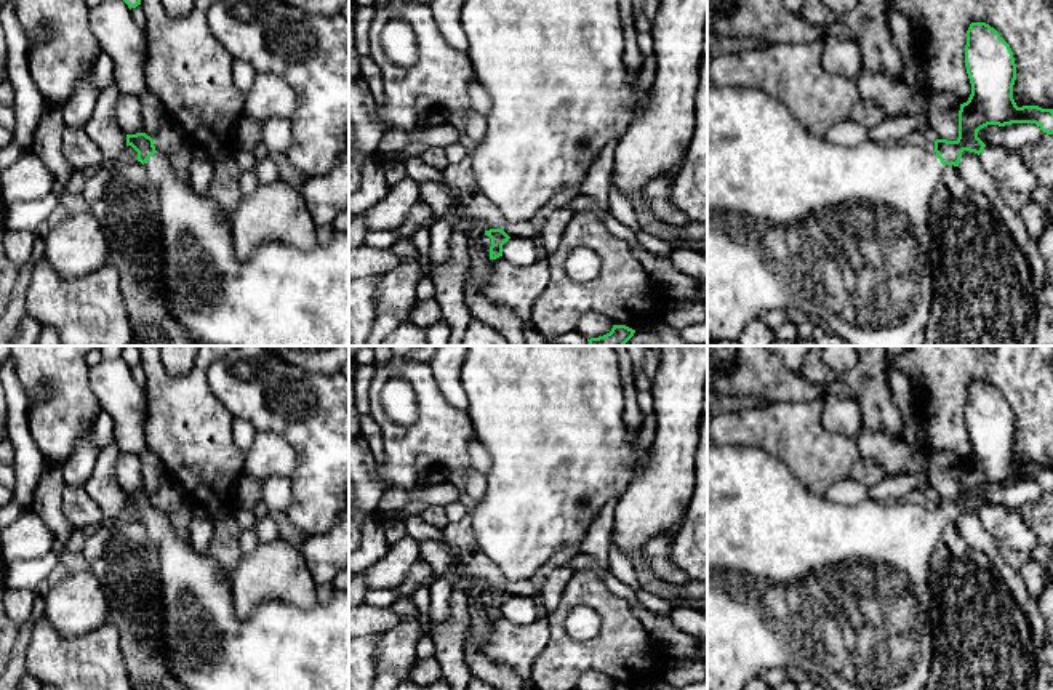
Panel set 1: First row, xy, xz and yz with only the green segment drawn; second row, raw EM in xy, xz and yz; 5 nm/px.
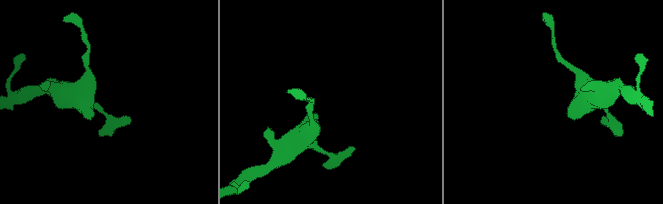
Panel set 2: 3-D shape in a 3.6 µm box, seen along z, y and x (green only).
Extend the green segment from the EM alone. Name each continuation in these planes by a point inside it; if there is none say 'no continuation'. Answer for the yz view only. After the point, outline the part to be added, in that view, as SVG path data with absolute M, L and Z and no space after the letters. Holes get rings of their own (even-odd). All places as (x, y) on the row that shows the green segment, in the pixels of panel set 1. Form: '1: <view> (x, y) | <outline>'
1: yz (842, 234) | M707 75L707 346L715 346L723 339L738 339L744 327L762 312L771 309L800 311L815 323L827 325L832 333L839 335L848 346L911 346L919 333L925 333L930 320L930 307L933 301L933 272L931 272L931 231L930 211L931 197L943 173L944 165L935 150L925 150L907 141L883 144L866 139L856 146L835 146L826 136L816 136L805 130L805 126L789 112L789 109L776 98L757 88L722 86L711 82Z

